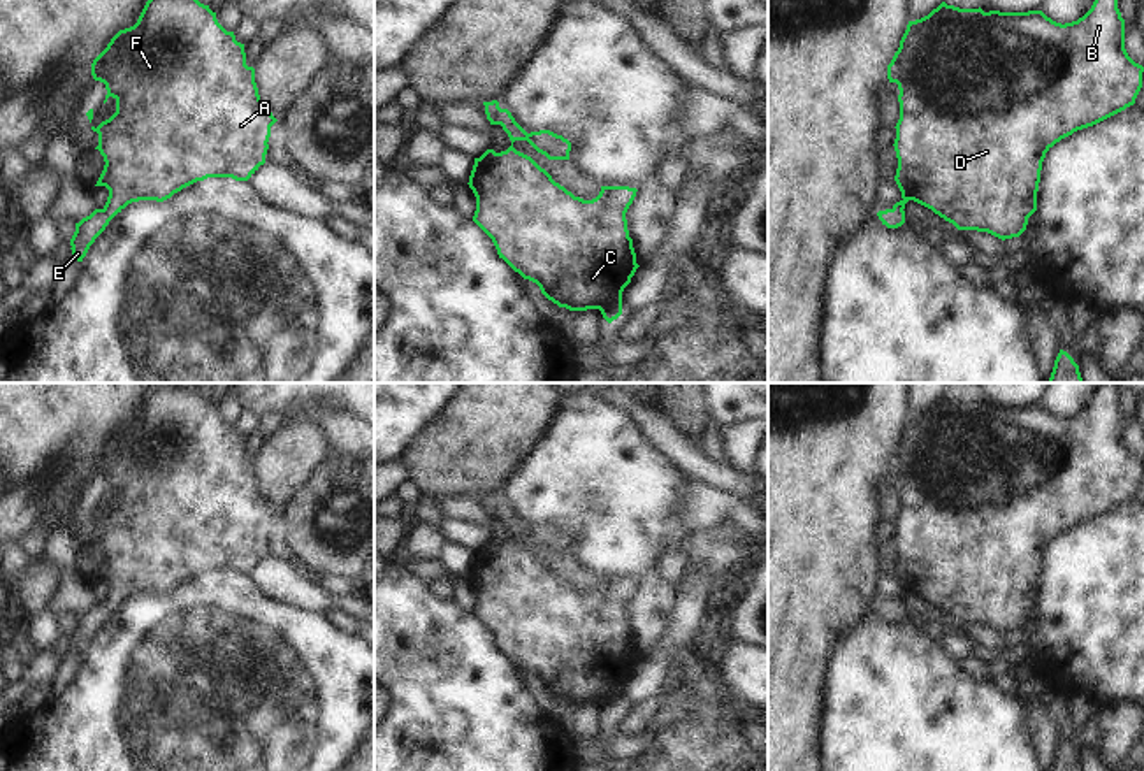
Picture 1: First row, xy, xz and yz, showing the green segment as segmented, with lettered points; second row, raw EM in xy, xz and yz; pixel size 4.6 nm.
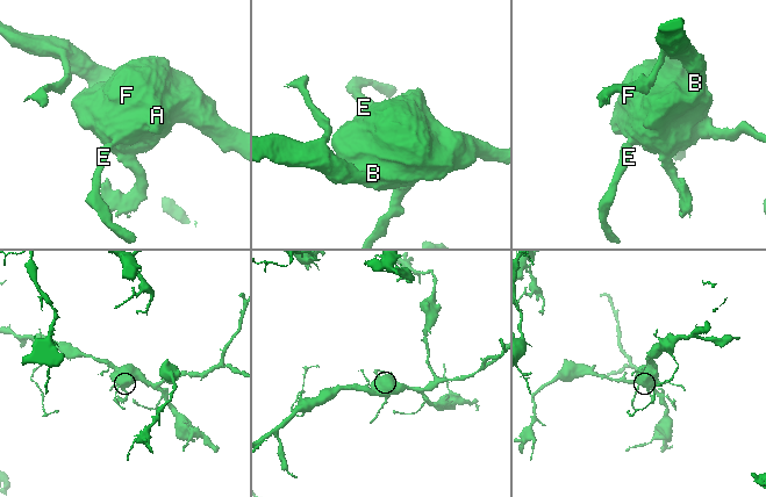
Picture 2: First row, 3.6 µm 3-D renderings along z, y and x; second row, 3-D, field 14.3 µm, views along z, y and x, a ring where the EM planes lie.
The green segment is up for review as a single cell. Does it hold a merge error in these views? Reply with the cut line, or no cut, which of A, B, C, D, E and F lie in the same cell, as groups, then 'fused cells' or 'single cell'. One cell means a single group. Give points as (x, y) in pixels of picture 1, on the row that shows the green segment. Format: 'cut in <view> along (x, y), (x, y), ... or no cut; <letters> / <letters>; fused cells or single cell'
no cut; A B C D E F; single cell

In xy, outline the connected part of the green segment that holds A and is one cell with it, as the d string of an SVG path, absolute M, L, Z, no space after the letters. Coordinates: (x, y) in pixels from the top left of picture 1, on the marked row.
M148 0L144 9L142 9L142 12L141 12L141 16L139 16L139 19L137 19L137 23L134 26L130 26L130 28L119 30L111 39L107 47L93 60L93 63L91 63L91 76L93 76L95 81L100 81L100 83L105 84L107 95L105 95L104 104L107 102L109 97L112 97L116 100L116 112L109 119L102 121L97 128L91 126L91 130L98 133L98 146L95 149L100 151L100 155L104 156L104 162L105 162L104 170L102 170L102 174L100 174L100 177L98 177L95 186L105 186L109 190L109 197L107 197L107 202L105 202L105 205L102 209L95 209L90 216L83 218L79 223L76 223L76 232L74 232L72 239L70 239L70 246L72 246L70 248L72 249L72 256L70 258L72 260L83 262L83 258L86 256L90 246L95 242L95 239L105 230L109 221L118 213L121 213L128 204L139 202L139 200L163 202L163 200L170 198L174 193L181 191L183 188L186 188L186 186L190 186L190 184L193 184L197 181L204 181L207 177L232 177L235 181L248 181L258 170L258 167L265 163L265 155L267 155L267 149L269 149L267 142L269 142L269 137L271 137L271 126L278 119L272 116L271 109L260 100L258 88L257 88L257 83L255 83L255 68L246 65L244 44L237 42L234 32L227 32L218 23L216 12L213 12L209 9L209 5L204 5L199 0Z

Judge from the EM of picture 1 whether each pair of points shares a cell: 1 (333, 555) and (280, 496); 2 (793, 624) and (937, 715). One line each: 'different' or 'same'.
1: different
2: different

